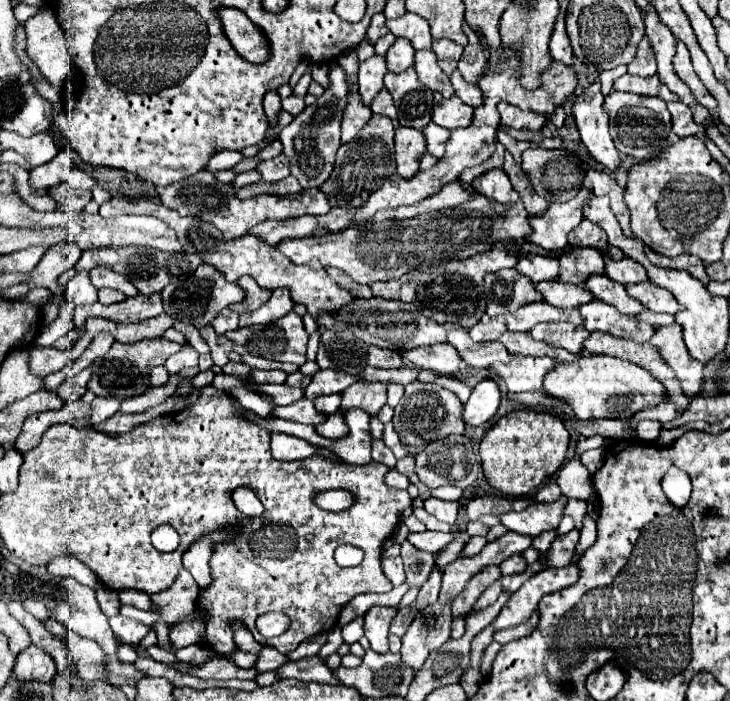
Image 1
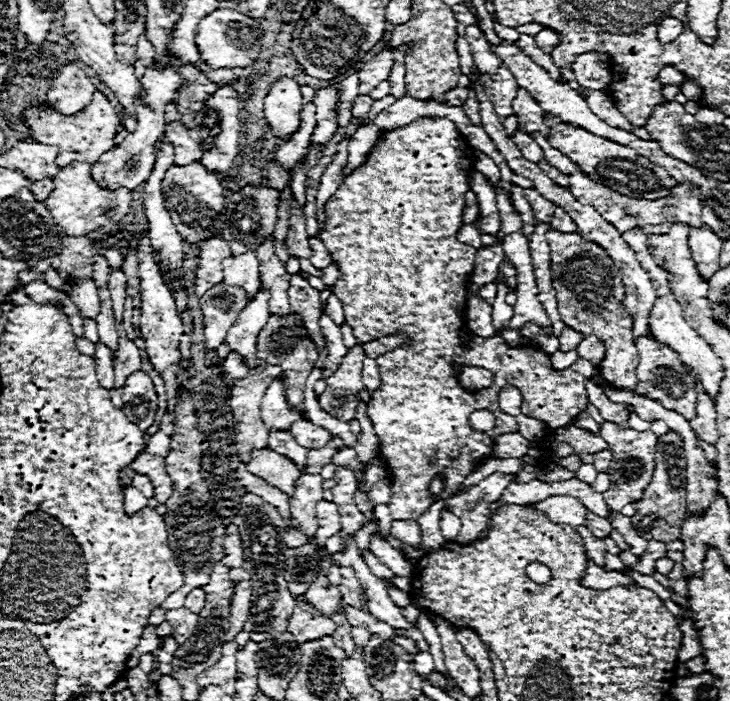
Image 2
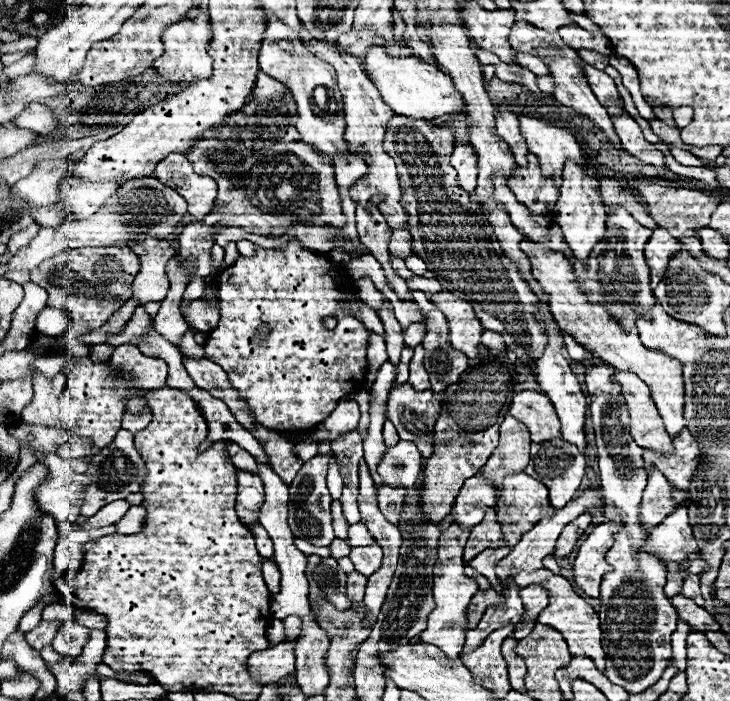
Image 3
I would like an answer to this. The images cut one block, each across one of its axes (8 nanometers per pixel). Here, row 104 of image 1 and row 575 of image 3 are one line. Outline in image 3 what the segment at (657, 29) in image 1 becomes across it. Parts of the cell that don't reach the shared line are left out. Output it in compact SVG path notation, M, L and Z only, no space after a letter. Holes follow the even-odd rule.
M700 574L686 576L684 586L682 586L682 596L688 596L688 598L692 598L692 600L700 596Z

